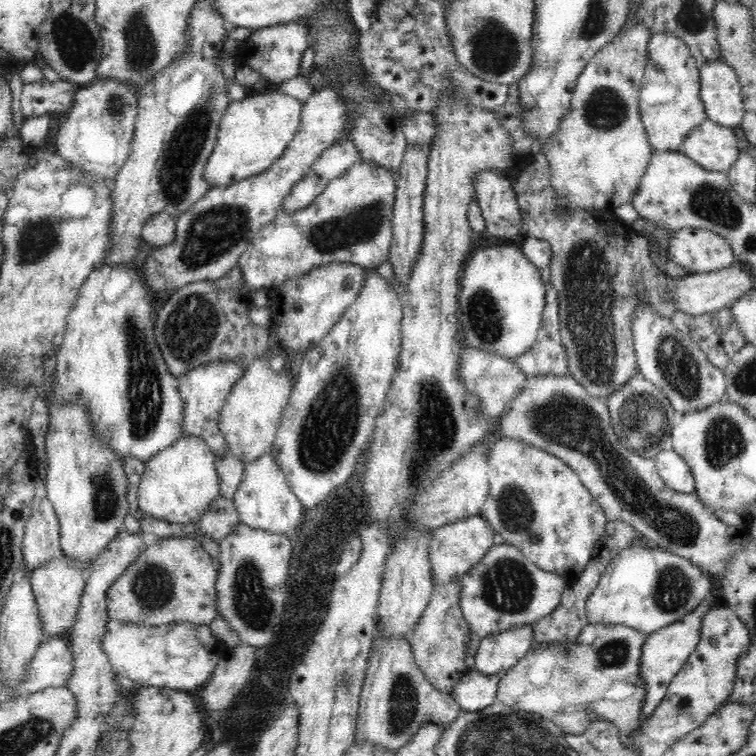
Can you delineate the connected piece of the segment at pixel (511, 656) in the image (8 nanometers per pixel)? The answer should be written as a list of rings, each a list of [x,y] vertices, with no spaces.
[[[531,625],[508,628],[479,641],[473,667],[484,676],[501,675],[536,644]]]

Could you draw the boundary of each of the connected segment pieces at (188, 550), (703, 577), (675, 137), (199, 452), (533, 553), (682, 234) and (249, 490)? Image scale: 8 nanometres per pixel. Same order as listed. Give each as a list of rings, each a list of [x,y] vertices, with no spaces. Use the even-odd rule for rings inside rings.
[[[188,536],[158,539],[154,545],[144,548],[136,561],[108,588],[107,613],[112,623],[123,626],[160,626],[175,623],[209,625],[218,614],[215,587],[217,574],[213,559],[200,541]]]
[[[630,544],[613,556],[585,604],[590,623],[624,625],[650,634],[681,620],[711,598],[712,580],[691,561],[655,545]]]
[[[656,32],[648,42],[648,64],[640,86],[639,113],[644,123],[652,150],[678,151],[686,135],[707,119],[706,109],[702,102],[700,91],[701,81],[697,60],[692,56],[688,45],[675,34]]]
[[[182,436],[172,446],[157,452],[145,463],[140,479],[137,501],[141,516],[144,519],[170,520],[174,524],[195,523],[203,515],[203,512],[207,511],[210,503],[222,496],[219,491],[221,480],[216,472],[215,460],[215,454],[210,450],[206,441],[199,436]]]
[[[495,437],[490,438],[489,442],[490,490],[487,503],[480,509],[479,515],[490,523],[496,534],[502,535],[506,544],[520,549],[539,568],[555,572],[567,584],[574,583],[592,560],[591,552],[596,541],[605,534],[608,519],[600,504],[582,484],[576,472],[552,453],[526,444],[520,439]]]
[[[686,227],[673,231],[668,241],[667,256],[690,273],[708,273],[736,263],[730,243],[719,234]]]
[[[271,450],[256,460],[245,463],[244,470],[243,479],[232,498],[240,522],[252,528],[260,528],[270,533],[283,535],[286,535],[286,532],[294,532],[294,530],[304,527],[304,509],[302,509],[304,506],[292,492],[286,475],[280,469],[280,465],[276,463]]]

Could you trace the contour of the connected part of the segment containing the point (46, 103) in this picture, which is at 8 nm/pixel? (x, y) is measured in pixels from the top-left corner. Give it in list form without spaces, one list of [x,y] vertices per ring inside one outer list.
[[[45,78],[41,82],[27,84],[21,94],[23,116],[30,118],[54,112],[68,112],[79,88],[76,83],[63,79],[52,83]]]

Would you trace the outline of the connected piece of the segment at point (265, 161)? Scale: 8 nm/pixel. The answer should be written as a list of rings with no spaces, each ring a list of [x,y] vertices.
[[[277,90],[248,93],[242,100],[230,101],[218,127],[215,149],[204,165],[203,177],[209,186],[234,184],[270,168],[294,138],[302,109],[303,102]]]

